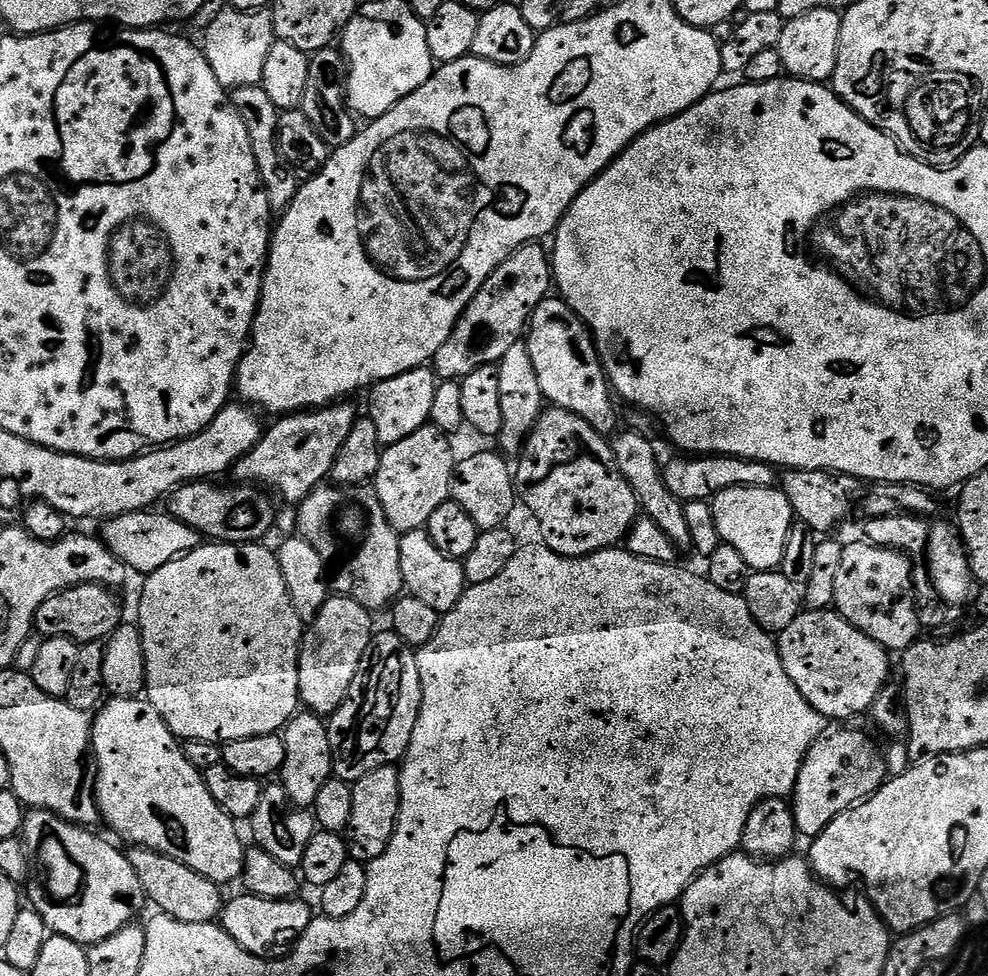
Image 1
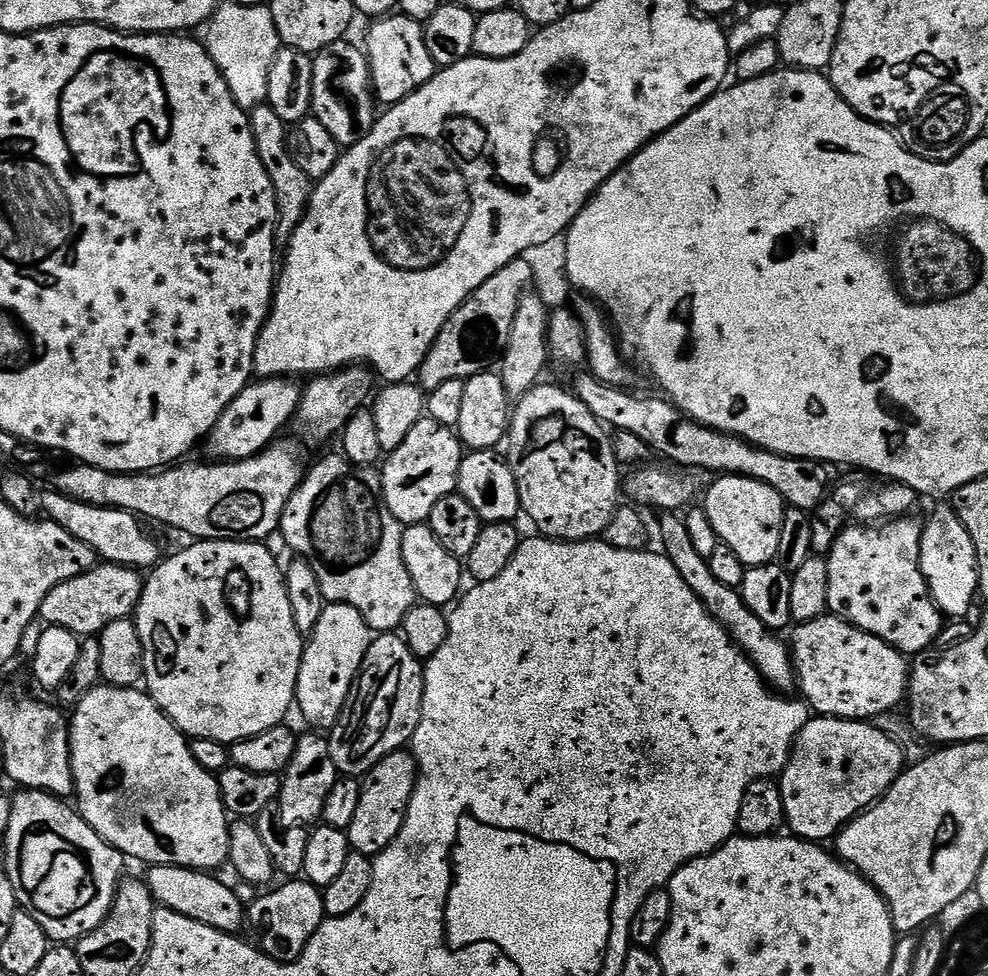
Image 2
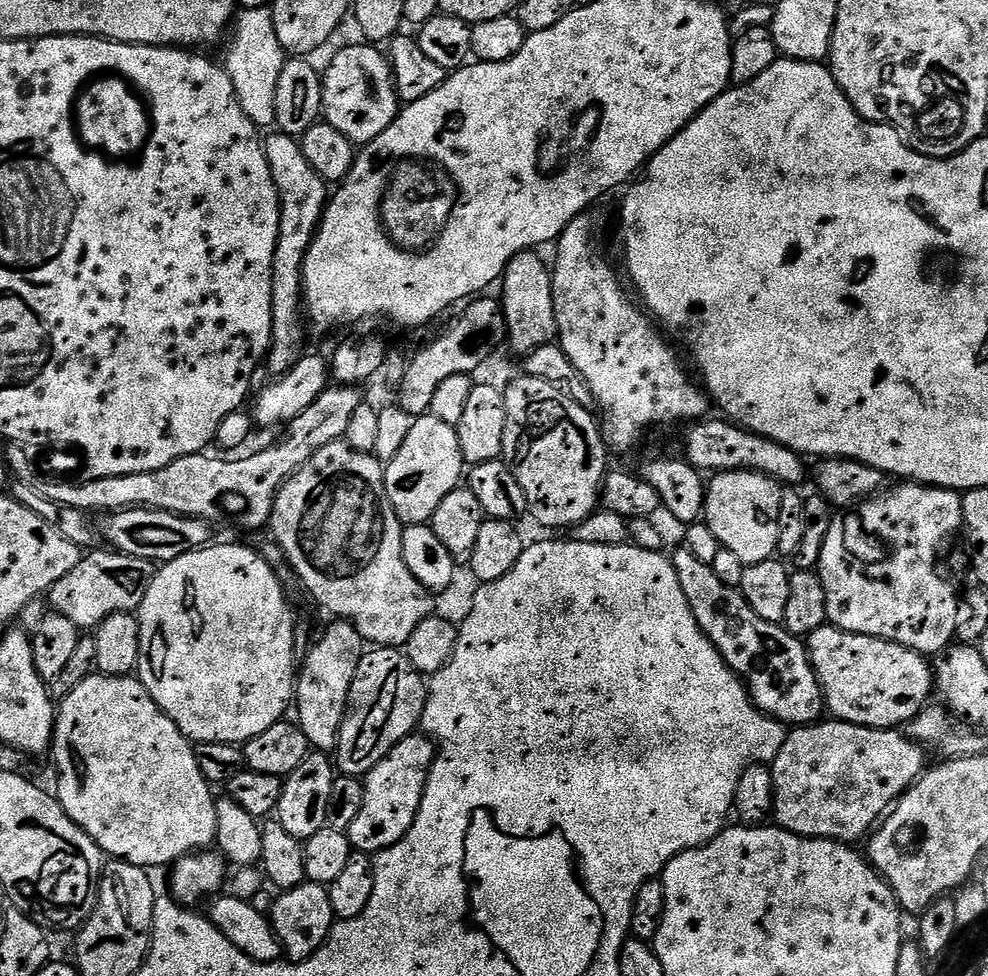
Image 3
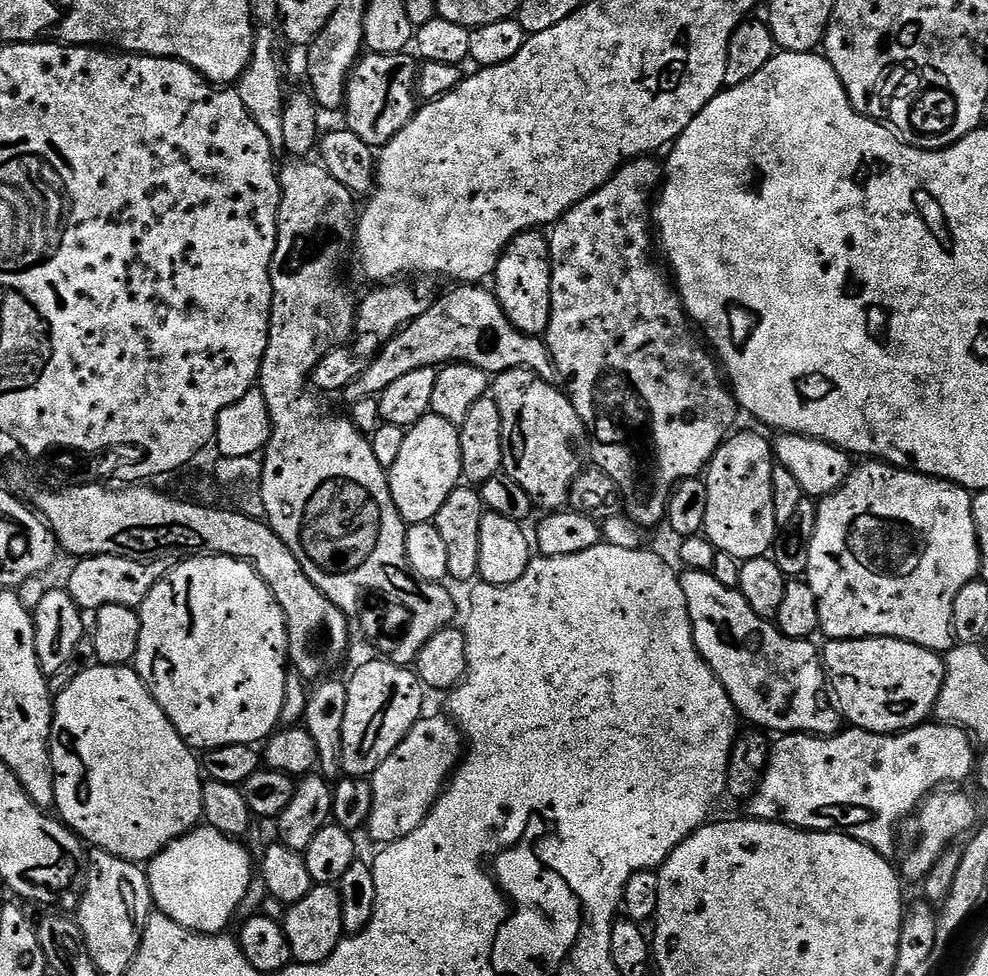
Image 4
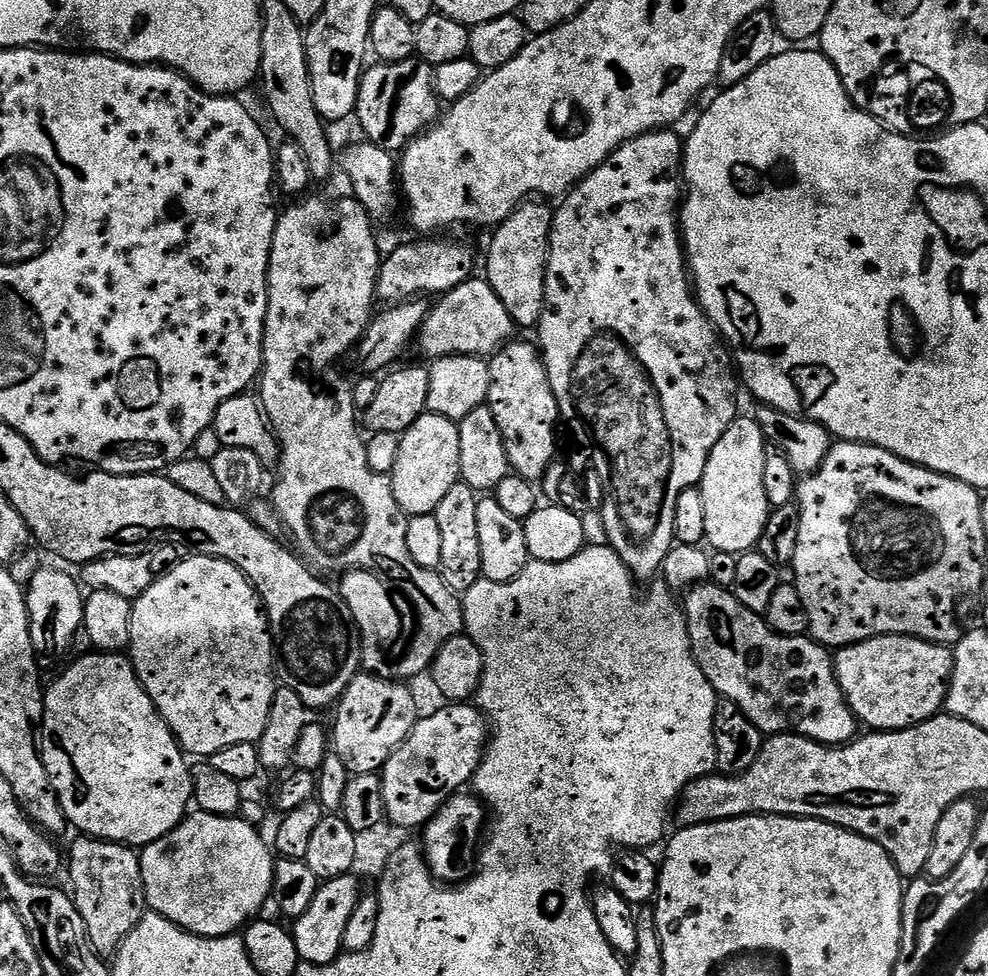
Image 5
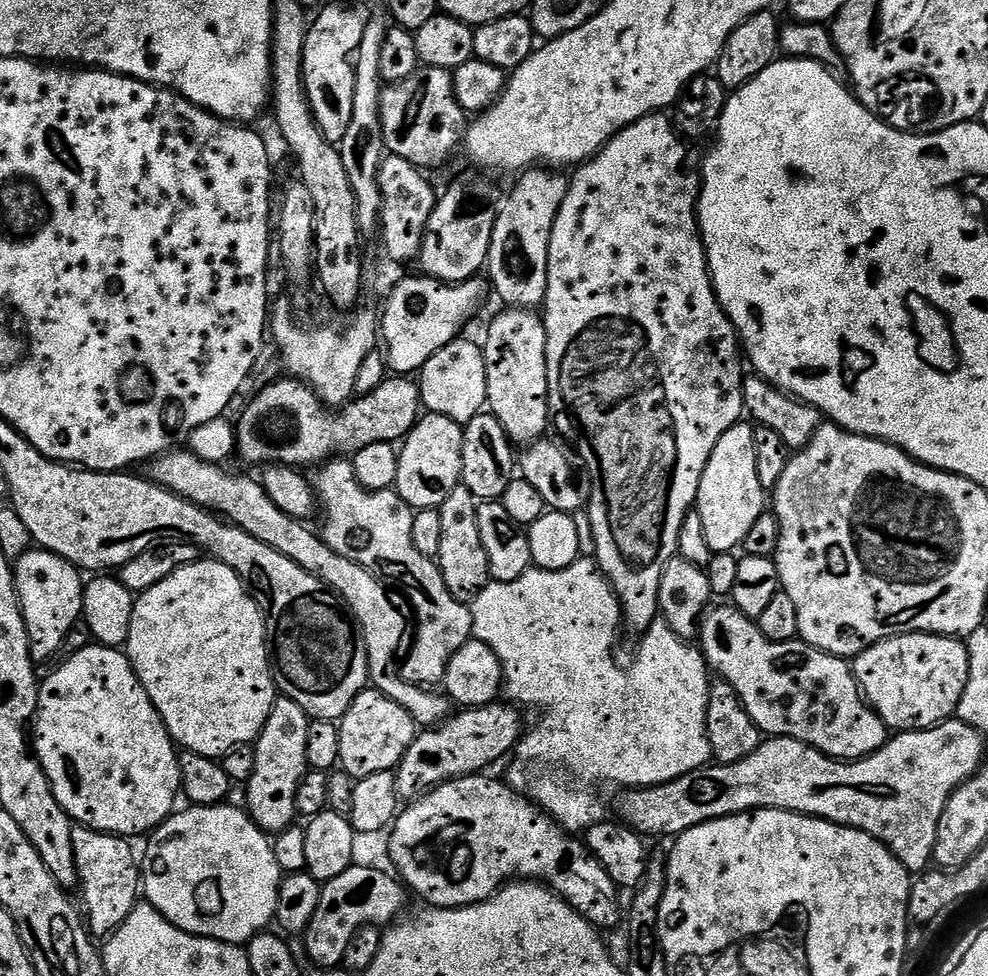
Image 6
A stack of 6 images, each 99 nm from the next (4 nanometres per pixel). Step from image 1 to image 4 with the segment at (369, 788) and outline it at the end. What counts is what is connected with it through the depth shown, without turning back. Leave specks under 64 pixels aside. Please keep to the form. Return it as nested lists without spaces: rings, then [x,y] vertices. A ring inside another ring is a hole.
[[[425,715],[408,731],[406,738],[398,742],[386,762],[372,773],[374,806],[366,829],[377,845],[393,844],[418,830],[461,763],[466,748],[465,737],[456,727],[455,720],[444,716]]]

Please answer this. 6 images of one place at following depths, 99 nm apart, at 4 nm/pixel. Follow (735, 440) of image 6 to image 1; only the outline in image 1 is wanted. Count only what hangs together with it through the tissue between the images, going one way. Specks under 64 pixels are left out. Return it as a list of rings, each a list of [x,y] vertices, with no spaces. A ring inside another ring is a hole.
[[[779,487],[722,490],[722,494],[718,494],[710,503],[721,541],[734,546],[734,550],[746,558],[753,572],[779,569],[786,550],[786,538],[794,523],[790,502]]]

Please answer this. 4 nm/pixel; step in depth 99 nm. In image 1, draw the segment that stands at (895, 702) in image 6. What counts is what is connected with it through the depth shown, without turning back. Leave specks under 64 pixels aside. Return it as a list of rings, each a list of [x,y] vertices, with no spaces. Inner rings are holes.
[[[835,610],[800,611],[798,618],[794,618],[794,622],[790,622],[790,626],[786,626],[786,630],[778,633],[776,648],[780,651],[782,666],[786,670],[786,674],[790,674],[790,682],[794,682],[794,686],[798,686],[802,698],[806,698],[806,702],[810,702],[810,706],[821,712],[829,721],[848,722],[851,716],[867,713],[875,699],[878,698],[879,692],[890,680],[888,677],[889,649],[874,642],[866,634],[862,634]]]

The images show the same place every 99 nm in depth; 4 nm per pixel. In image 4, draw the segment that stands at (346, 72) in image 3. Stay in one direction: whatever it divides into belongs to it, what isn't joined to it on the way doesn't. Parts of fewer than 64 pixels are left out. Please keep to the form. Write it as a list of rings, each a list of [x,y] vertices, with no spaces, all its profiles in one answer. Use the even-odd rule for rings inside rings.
[[[404,52],[364,54],[356,61],[356,67],[348,76],[343,106],[343,111],[348,112],[346,127],[374,150],[392,141],[394,134],[405,128],[416,115],[418,92],[414,85],[418,80],[418,64],[413,60]]]

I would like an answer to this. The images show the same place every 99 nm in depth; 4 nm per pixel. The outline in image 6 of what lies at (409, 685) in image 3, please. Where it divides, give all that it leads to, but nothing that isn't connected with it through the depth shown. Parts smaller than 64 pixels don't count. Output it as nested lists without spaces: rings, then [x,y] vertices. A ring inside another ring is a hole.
[[[365,690],[354,698],[354,702],[346,710],[346,714],[338,721],[340,730],[340,763],[339,767],[346,774],[350,774],[353,780],[358,781],[366,778],[370,774],[382,774],[391,772],[400,767],[400,760],[410,750],[410,746],[415,742],[418,735],[418,725],[398,706],[398,702],[390,702],[390,698],[383,696],[381,692],[375,690]]]

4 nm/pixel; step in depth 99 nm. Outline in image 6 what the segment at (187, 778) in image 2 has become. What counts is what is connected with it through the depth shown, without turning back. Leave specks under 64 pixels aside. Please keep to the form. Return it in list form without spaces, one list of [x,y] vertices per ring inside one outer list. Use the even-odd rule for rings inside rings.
[[[95,642],[89,643],[87,648],[71,653],[61,668],[56,668],[48,677],[43,677],[39,685],[40,697],[36,703],[36,714],[34,717],[34,755],[39,760],[46,778],[50,782],[52,792],[56,800],[64,808],[68,819],[77,825],[92,828],[95,832],[111,832],[114,836],[132,838],[132,835],[140,836],[151,834],[164,820],[173,814],[177,807],[176,799],[179,801],[182,796],[180,787],[180,758],[177,745],[168,732],[168,727],[162,722],[158,710],[150,702],[142,682],[132,669],[132,663],[128,661],[127,655],[120,648],[105,648]]]

